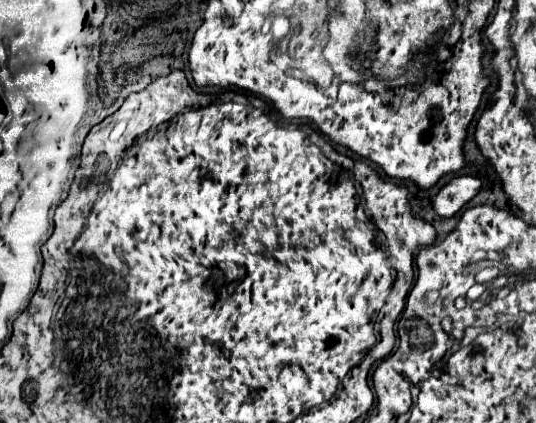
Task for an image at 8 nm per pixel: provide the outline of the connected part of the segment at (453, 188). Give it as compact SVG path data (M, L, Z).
M472 175L454 177L434 197L434 209L436 209L436 213L440 213L444 217L456 215L472 197L476 197L476 193L480 191L480 187L482 187L480 179L476 179Z

